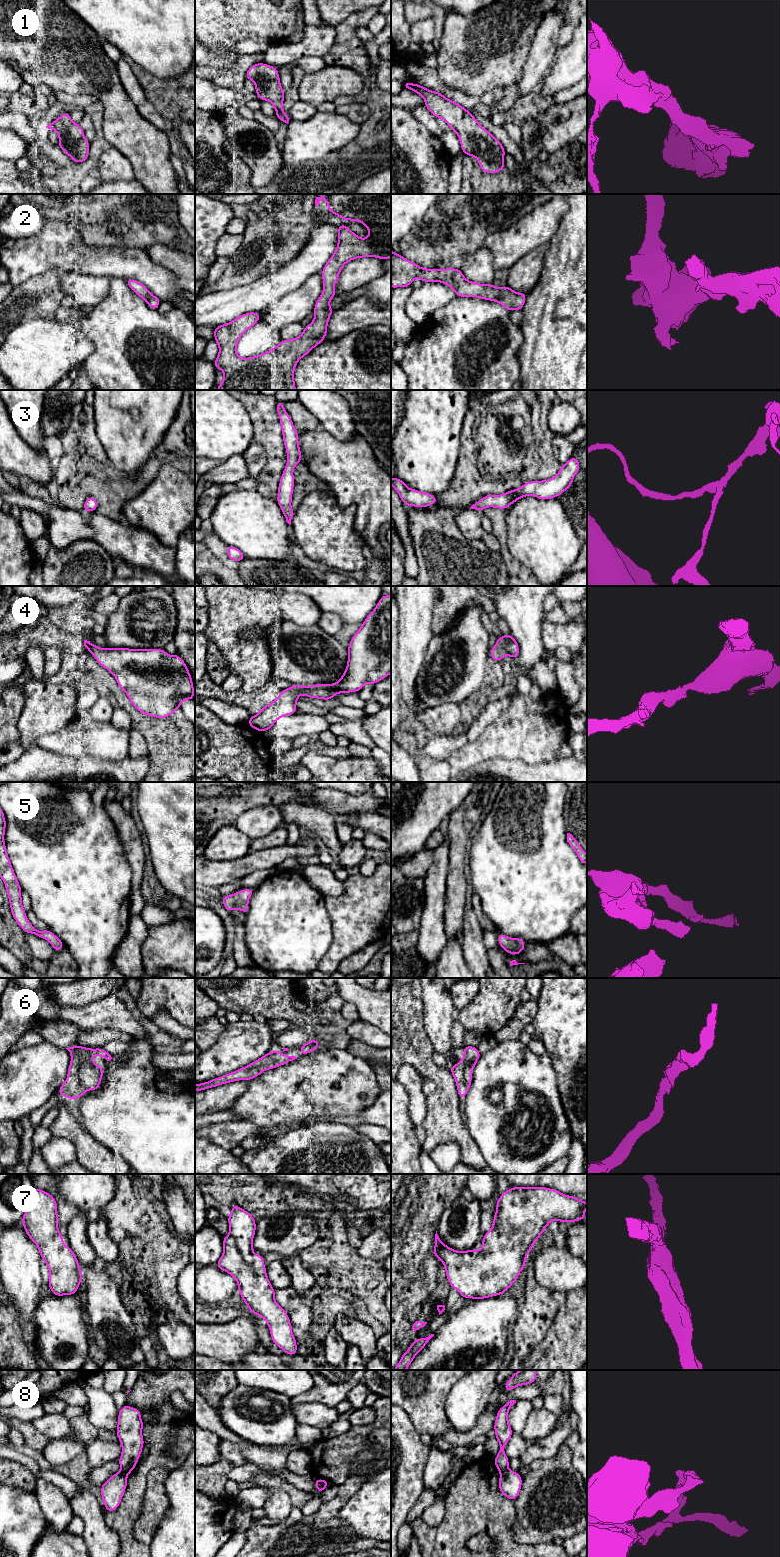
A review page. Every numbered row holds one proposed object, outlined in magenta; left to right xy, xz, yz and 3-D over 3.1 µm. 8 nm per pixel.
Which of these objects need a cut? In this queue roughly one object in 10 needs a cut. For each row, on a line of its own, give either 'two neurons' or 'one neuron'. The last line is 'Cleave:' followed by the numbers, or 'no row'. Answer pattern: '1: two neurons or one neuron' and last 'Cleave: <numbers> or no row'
1: one neuron
2: one neuron
3: one neuron
4: one neuron
5: one neuron
6: one neuron
7: one neuron
8: two neurons
Cleave: 8

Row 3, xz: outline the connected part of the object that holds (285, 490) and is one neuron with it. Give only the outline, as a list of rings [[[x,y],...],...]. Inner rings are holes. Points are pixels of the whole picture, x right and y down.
[[[277,401],[276,410],[280,418],[283,442],[287,452],[287,464],[280,479],[276,502],[282,509],[287,523],[290,525],[295,513],[291,508],[294,487],[293,470],[302,461],[302,455],[299,448],[298,432],[292,423],[290,415],[284,409],[284,403]]]

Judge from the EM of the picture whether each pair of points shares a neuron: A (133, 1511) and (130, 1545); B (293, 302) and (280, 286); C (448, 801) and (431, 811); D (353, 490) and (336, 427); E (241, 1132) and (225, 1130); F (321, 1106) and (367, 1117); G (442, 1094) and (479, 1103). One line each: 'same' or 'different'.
A: same
B: different
C: same
D: different
E: same
F: different
G: different

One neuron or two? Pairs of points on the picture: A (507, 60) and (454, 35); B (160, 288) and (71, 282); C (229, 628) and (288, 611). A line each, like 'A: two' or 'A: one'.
A: one
B: two
C: two

